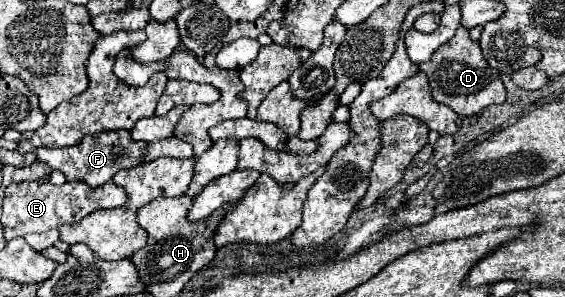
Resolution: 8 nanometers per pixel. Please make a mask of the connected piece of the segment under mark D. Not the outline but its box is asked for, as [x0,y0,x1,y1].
[420,27,506,117]

